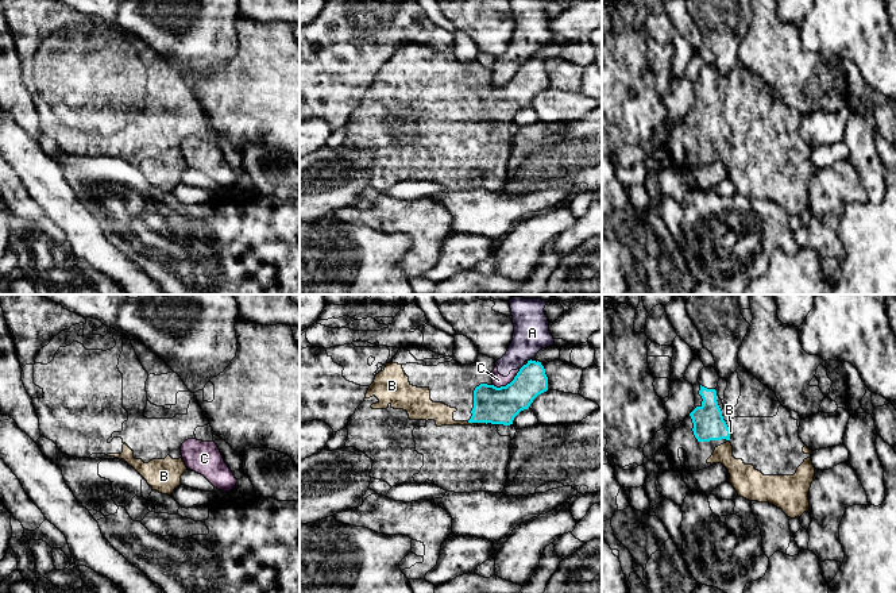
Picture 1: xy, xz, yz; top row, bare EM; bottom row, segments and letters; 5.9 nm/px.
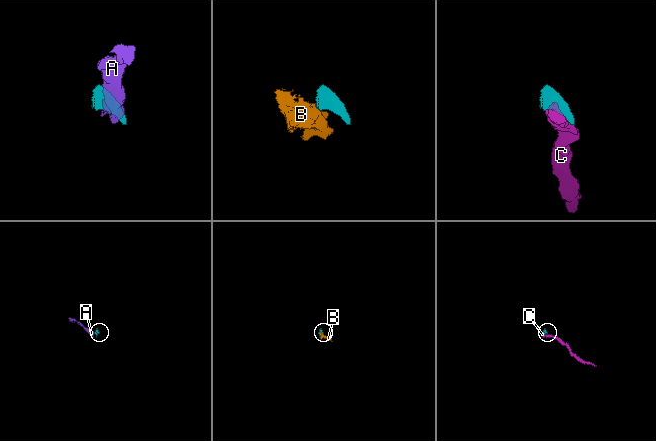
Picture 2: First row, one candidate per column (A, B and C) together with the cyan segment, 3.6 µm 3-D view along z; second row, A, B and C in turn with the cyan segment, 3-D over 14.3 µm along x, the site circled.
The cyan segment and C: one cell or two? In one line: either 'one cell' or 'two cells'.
two cells

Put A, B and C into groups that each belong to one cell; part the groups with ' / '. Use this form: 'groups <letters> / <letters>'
groups A C / B

